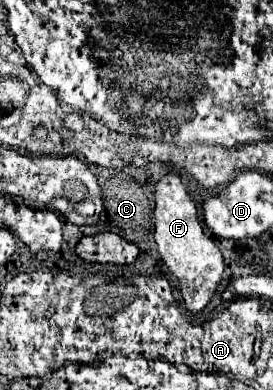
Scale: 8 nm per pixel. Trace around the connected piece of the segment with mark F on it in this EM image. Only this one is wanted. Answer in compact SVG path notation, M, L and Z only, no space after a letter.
M167 173L155 185L155 243L165 265L179 279L187 309L191 313L203 311L223 279L225 263L215 241L205 235L197 217L197 207L175 173Z

